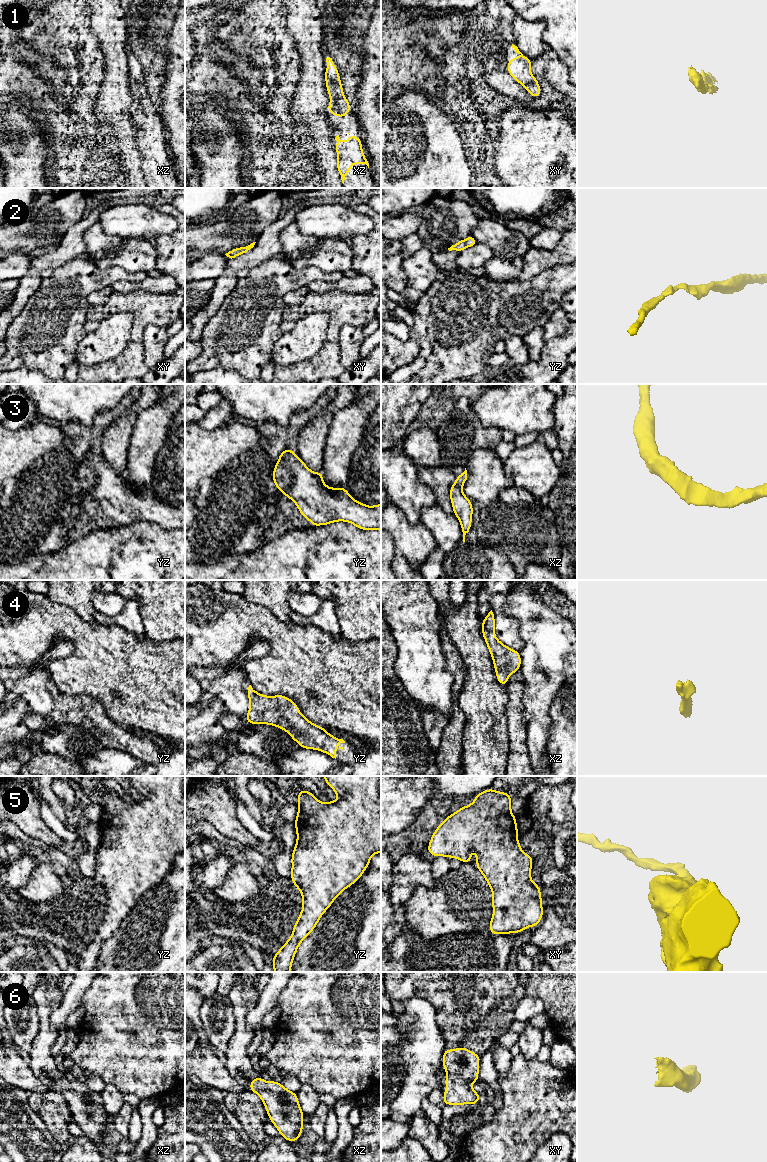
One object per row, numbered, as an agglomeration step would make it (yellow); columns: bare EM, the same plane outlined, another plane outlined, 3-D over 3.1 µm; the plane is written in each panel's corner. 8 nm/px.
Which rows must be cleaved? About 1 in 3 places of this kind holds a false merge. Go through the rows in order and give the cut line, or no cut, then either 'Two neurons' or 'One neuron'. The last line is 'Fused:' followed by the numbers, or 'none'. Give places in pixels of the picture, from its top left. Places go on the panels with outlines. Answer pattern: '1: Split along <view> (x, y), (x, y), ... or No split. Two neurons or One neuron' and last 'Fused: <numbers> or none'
1: No split. One neuron
2: No split. One neuron
3: No split. One neuron
4: No split. One neuron
5: No split. One neuron
6: No split. One neuron
Fused: none

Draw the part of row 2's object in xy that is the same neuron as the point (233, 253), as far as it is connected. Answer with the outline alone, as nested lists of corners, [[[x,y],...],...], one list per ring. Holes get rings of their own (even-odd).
[[[256,242],[251,243],[250,245],[246,246],[246,247],[237,247],[235,249],[232,249],[231,251],[229,251],[228,253],[226,253],[225,255],[229,258],[235,258],[239,255],[242,255],[244,253],[246,253],[248,250],[250,250],[251,248],[254,247]]]

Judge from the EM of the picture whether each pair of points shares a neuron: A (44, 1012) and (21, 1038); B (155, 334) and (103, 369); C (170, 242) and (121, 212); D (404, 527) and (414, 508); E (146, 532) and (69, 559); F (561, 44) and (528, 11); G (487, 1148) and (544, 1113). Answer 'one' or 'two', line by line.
A: two
B: two
C: two
D: two
E: one
F: one
G: one

